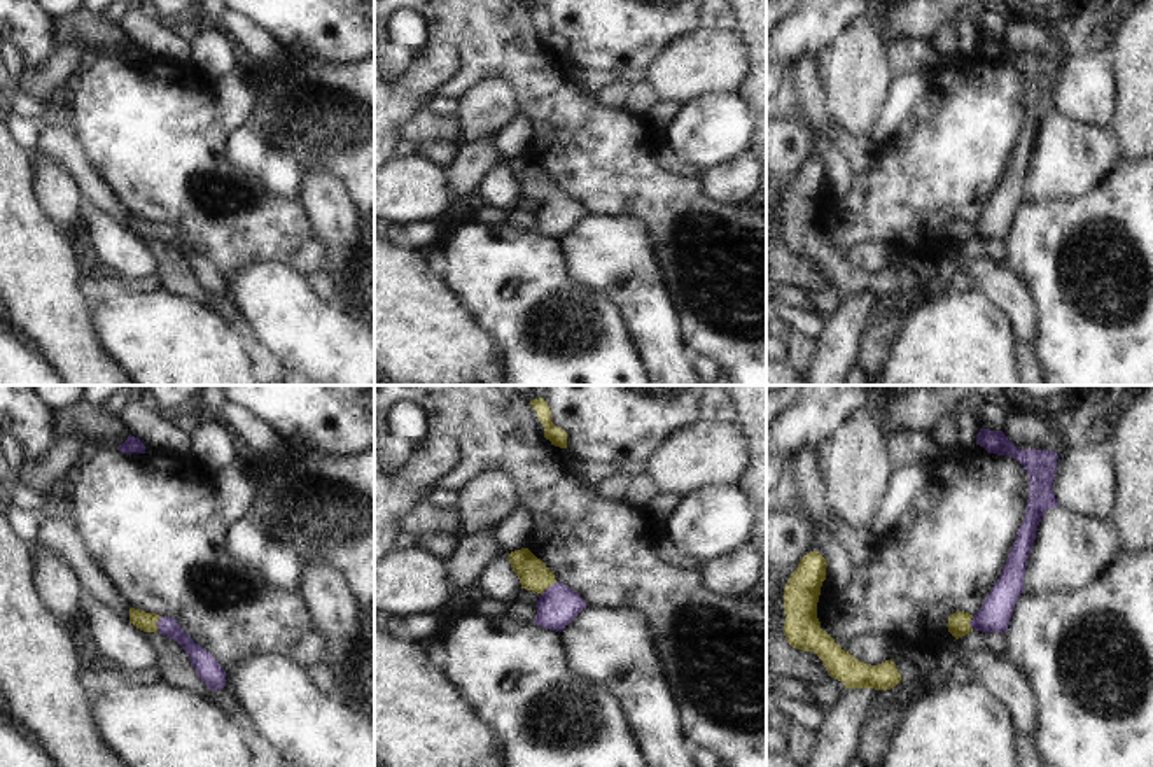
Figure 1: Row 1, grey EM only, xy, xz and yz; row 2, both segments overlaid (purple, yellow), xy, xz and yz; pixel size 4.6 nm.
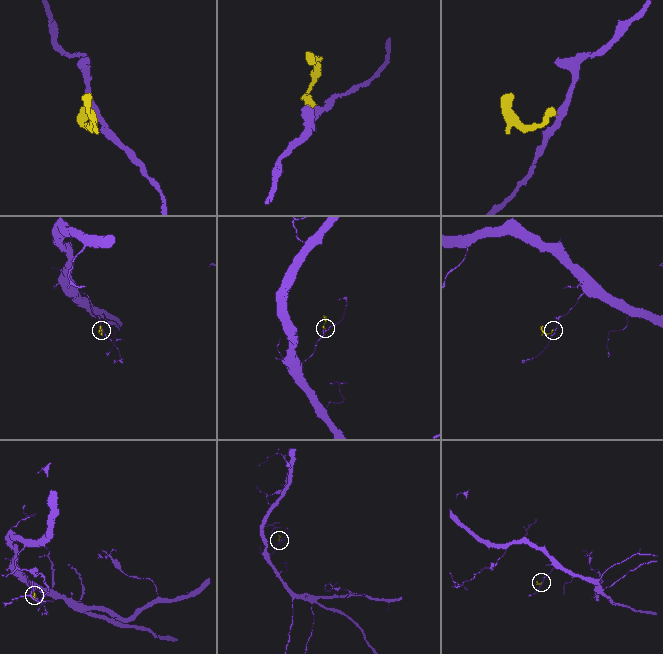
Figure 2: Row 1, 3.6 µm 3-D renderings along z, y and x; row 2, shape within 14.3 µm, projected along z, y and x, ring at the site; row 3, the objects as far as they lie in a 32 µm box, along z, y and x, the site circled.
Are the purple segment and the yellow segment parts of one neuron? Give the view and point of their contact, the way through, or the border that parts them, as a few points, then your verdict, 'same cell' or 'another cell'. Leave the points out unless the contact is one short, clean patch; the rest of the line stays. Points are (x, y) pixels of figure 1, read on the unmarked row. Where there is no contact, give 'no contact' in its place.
xz (548, 195) | across xz (559, 212), (548, 195), (532, 181) | same cell

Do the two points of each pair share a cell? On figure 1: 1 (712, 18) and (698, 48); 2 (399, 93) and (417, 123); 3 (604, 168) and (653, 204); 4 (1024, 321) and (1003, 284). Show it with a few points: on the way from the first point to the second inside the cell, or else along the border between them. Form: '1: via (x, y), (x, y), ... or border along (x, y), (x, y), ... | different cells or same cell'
1: border along (698, 27), (732, 30) | different cells
2: border along (424, 105), (403, 125), (401, 137) | different cells
3: via (616, 175), (641, 191) | same cell
4: via (1022, 312), (1008, 293) | same cell

